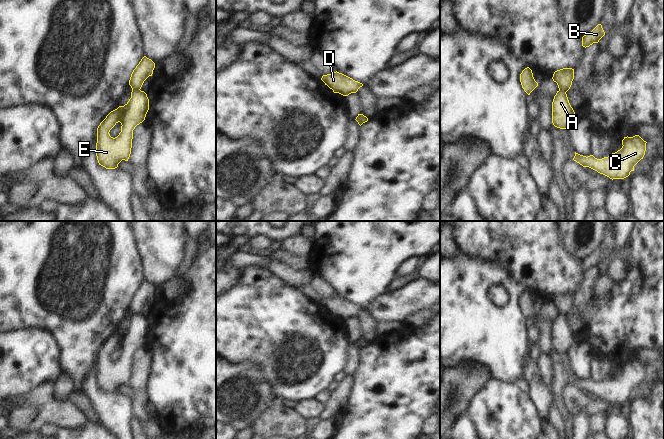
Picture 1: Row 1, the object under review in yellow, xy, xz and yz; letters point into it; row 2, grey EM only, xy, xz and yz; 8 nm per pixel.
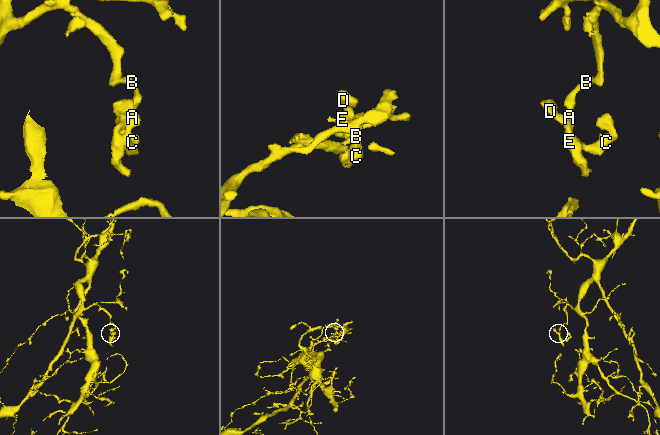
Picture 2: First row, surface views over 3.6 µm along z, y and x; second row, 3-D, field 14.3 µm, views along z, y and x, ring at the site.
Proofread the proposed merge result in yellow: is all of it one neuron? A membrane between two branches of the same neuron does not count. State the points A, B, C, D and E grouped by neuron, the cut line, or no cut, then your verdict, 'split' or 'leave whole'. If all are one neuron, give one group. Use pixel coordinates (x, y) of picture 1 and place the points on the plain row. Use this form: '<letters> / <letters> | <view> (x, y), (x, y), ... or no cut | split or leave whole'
A C D E / B | xy (139, 313), (132, 315) | split

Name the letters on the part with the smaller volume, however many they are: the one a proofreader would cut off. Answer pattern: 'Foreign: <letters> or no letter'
Foreign: A, C, D, E

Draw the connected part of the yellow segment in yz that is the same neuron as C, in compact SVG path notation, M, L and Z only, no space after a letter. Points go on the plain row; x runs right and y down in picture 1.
M639 359L627 360L622 364L622 372L608 381L597 383L593 379L586 381L575 376L573 384L612 404L624 403L630 399L631 395L634 395L634 390L643 383L646 367Z

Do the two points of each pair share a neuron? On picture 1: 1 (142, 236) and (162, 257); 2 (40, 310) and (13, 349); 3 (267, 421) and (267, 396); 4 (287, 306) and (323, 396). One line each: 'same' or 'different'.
1: same
2: different
3: different
4: different

